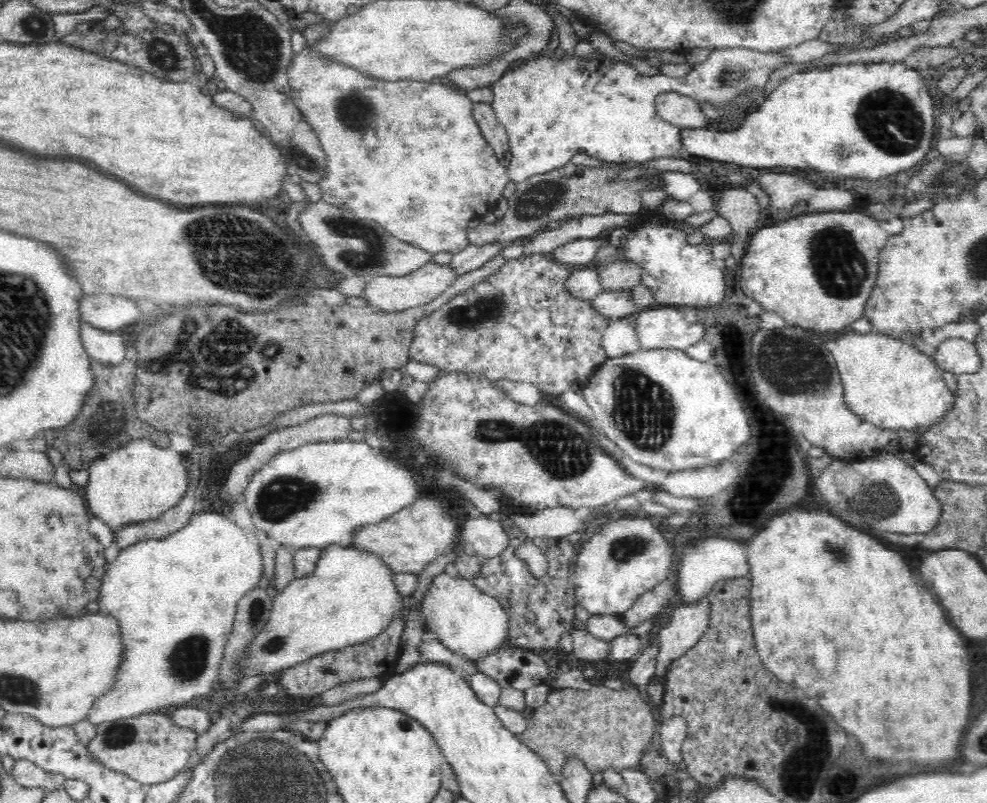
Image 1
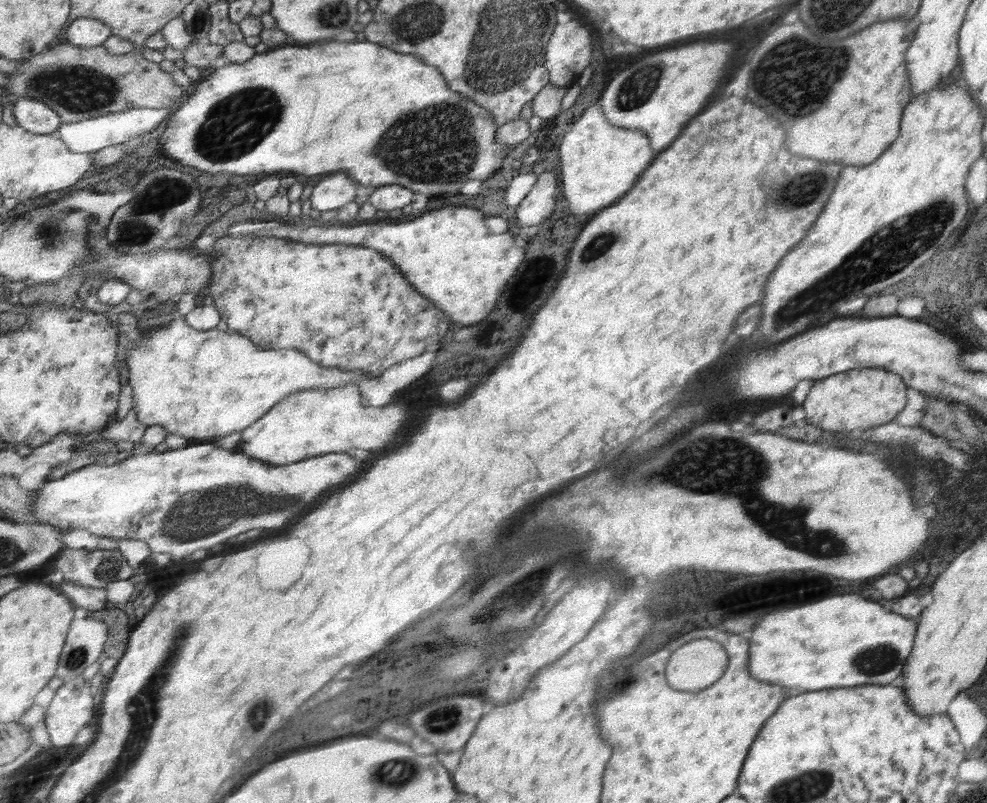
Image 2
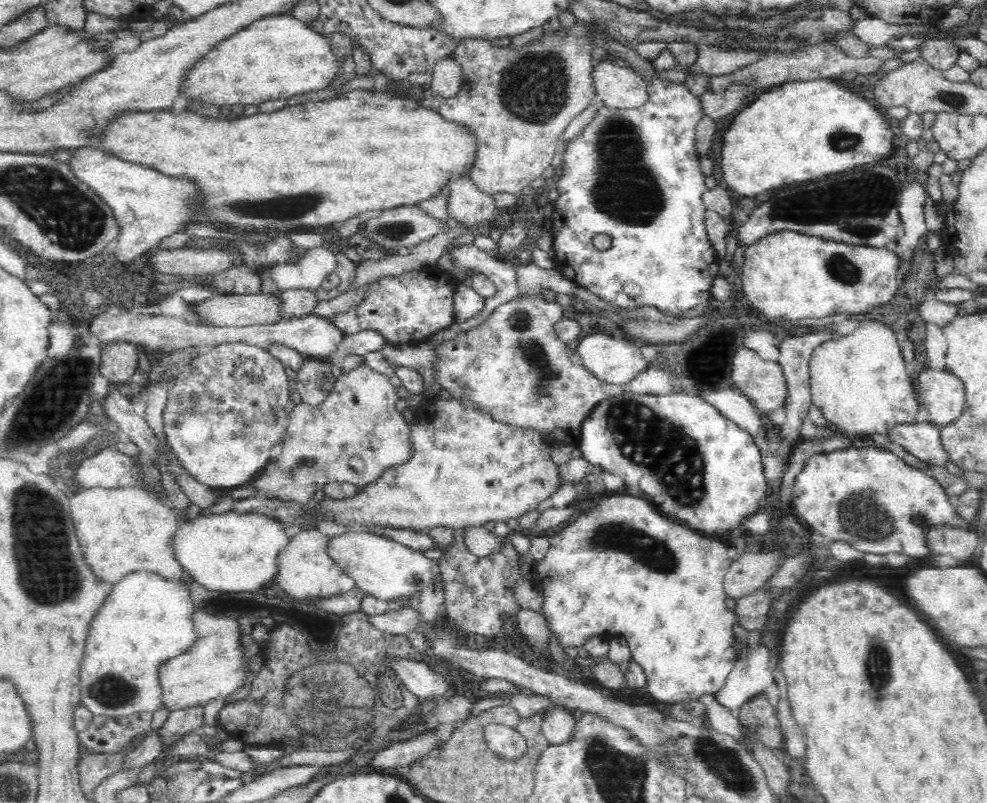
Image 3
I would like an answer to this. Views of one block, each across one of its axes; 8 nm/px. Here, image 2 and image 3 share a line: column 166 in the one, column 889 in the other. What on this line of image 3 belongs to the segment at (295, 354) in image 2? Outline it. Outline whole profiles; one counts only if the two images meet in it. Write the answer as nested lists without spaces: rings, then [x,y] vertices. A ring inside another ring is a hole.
[[[856,319],[858,324],[848,336],[828,339],[814,349],[810,361],[811,404],[822,409],[828,423],[848,434],[869,437],[873,433],[885,434],[896,424],[916,423],[920,403],[915,399],[912,380],[906,373],[894,331],[874,319]]]

